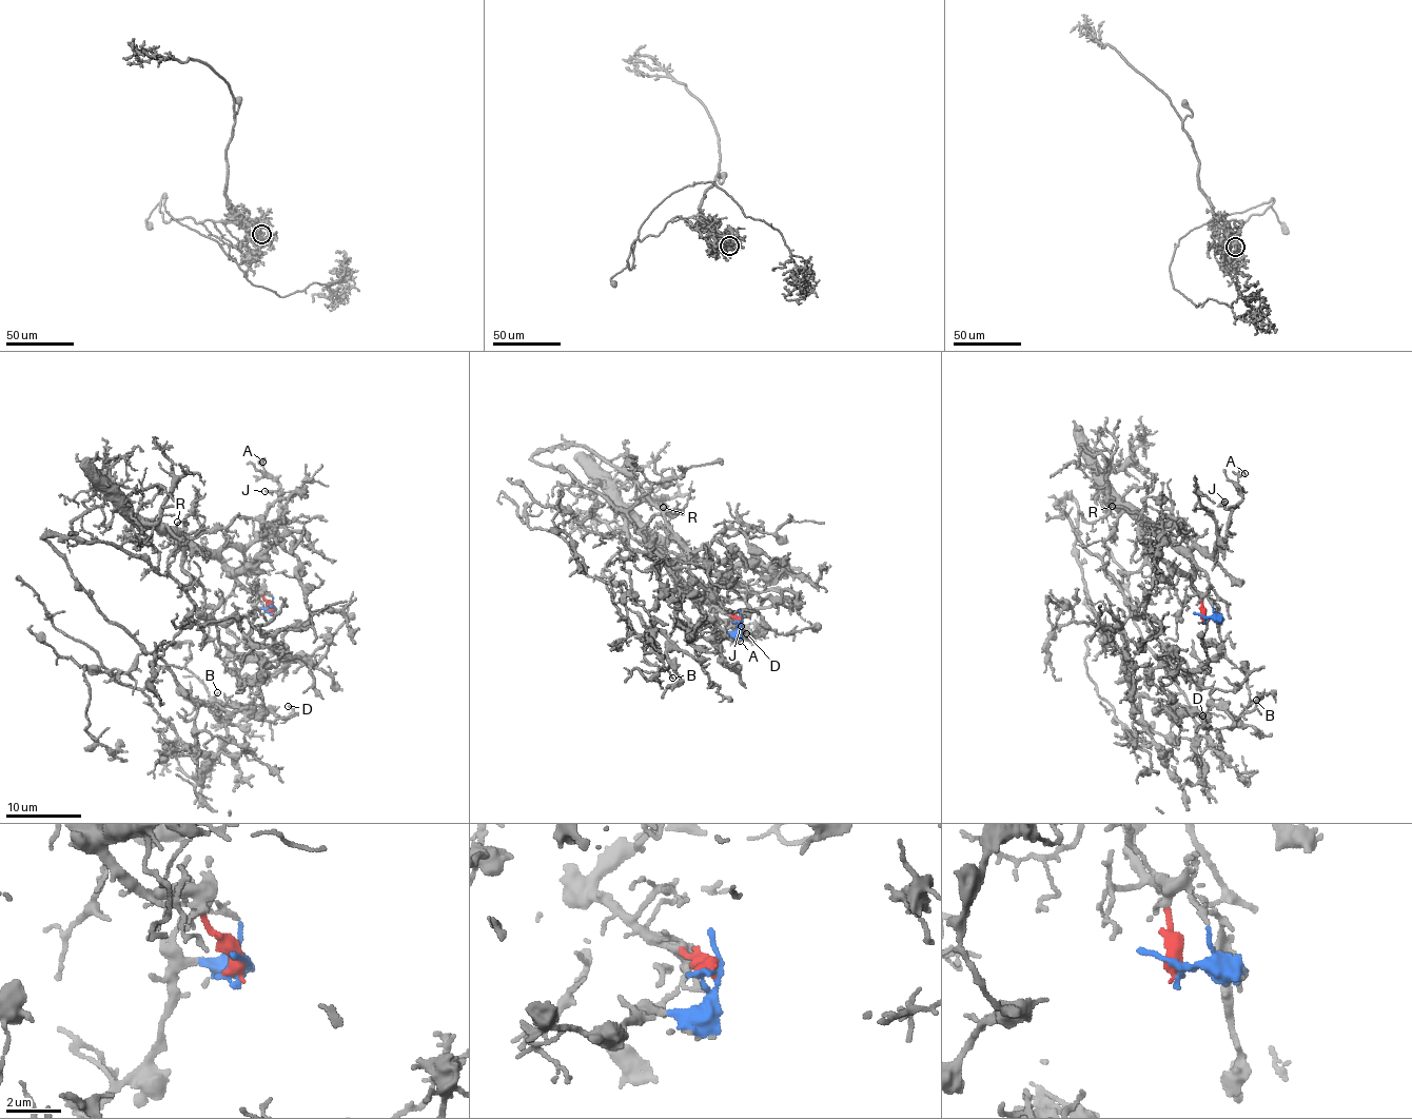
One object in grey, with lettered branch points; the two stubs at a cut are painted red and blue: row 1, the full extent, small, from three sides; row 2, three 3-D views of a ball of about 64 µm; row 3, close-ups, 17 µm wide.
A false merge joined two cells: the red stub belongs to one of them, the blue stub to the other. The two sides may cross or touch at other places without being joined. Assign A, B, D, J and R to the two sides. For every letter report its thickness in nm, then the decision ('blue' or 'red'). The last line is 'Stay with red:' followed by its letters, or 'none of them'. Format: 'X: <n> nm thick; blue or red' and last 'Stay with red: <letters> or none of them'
A: 120 nm thick; red
B: 100 nm thick; blue
D: 150 nm thick; blue
J: 120 nm thick; red
R: 90 nm thick; red
Stay with red: A, J, R

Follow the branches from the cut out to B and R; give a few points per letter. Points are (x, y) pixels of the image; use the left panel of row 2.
B: (270, 610), (238, 668), (217, 624), (142, 558), (43, 538), (181, 691), (237, 723), (212, 711), (218, 691)
R: (270, 610), (267, 601), (181, 531), (188, 523), (178, 523)

